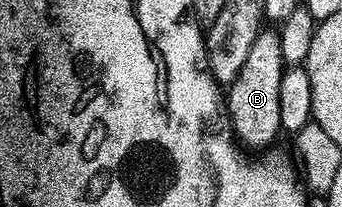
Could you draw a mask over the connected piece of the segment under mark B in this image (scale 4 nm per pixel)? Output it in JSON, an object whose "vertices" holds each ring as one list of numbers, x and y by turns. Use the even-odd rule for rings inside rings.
{"vertices":[[266,27,258,32,256,39,252,43,252,48,248,51,248,59,244,59,244,67,240,67,236,79,229,82,228,85,228,89,230,89,230,97,228,93,228,121,232,126,233,132,237,135,243,146,251,145,254,149,263,148,262,150,267,148,265,145,277,133,280,133,282,129,282,124,280,123,280,79,282,78,284,62,282,60,282,52,280,51,278,29,270,28,272,29]]}

